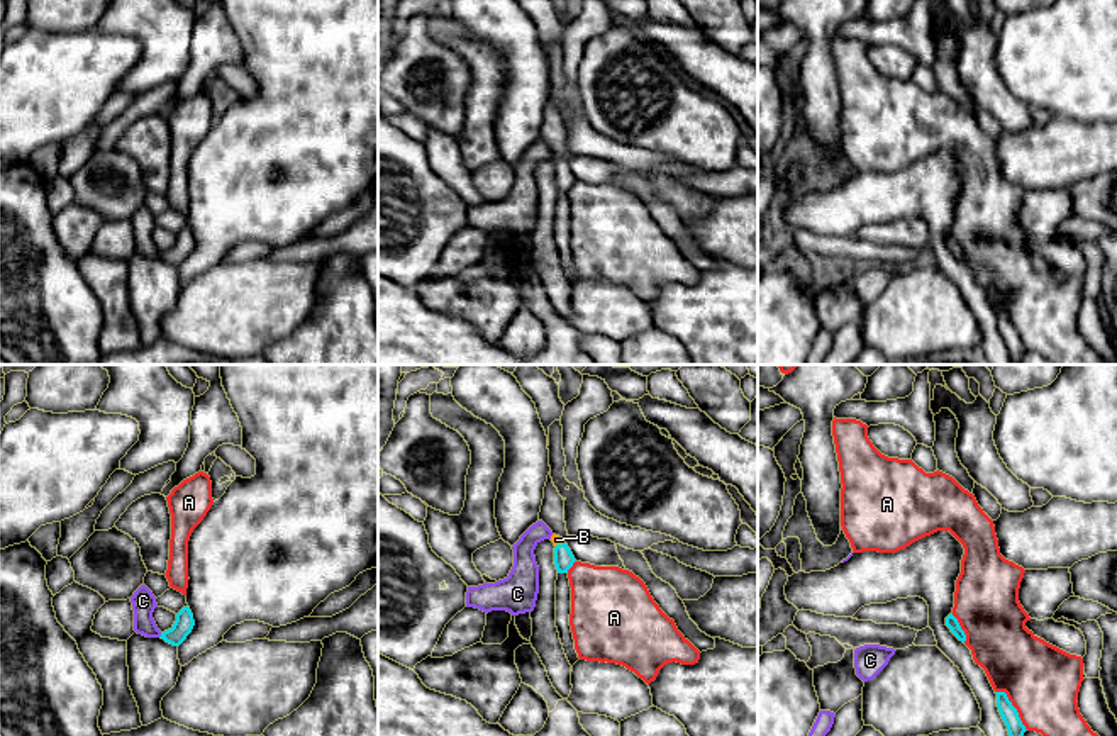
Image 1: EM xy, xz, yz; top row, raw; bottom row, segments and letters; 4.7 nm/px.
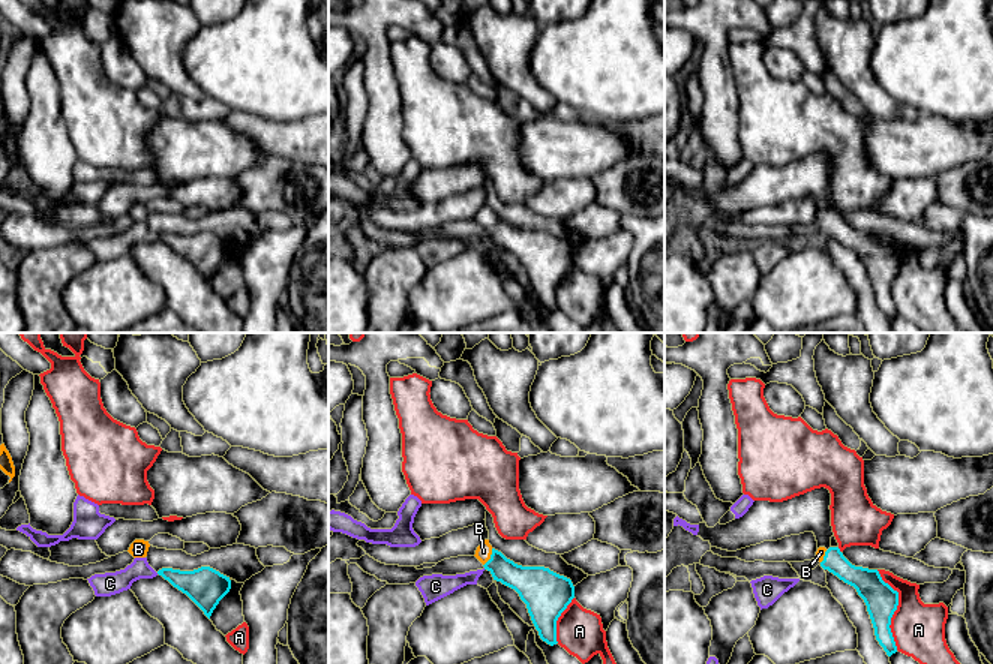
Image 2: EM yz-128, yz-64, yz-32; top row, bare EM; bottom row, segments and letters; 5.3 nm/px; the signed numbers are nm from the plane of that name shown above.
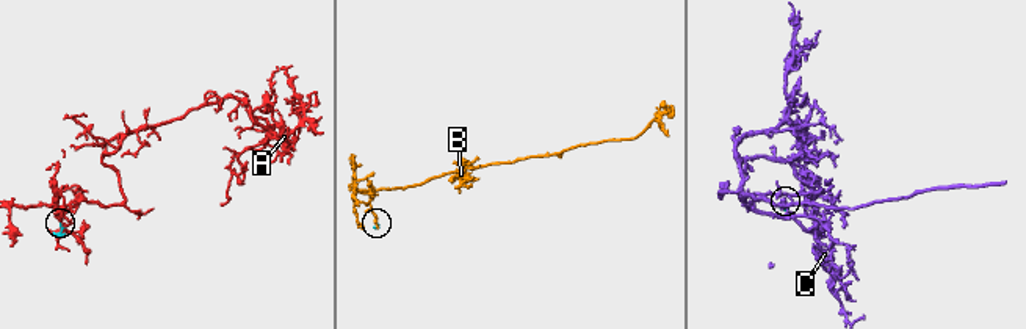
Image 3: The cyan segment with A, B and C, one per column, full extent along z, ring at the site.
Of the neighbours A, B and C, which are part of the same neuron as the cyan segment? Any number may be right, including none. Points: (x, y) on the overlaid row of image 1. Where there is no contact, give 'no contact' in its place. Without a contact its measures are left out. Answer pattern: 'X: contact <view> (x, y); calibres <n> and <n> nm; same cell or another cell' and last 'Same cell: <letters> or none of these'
A: contact yz (1014, 708); calibres 80 and 360 nm; another cell
B: contact xz (560, 545); calibres 100 and 50 nm; same cell
C: contact xy (161, 635); calibres 90 and 110 nm; another cell
Same cell: B

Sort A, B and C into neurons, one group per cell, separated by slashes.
A / B / C

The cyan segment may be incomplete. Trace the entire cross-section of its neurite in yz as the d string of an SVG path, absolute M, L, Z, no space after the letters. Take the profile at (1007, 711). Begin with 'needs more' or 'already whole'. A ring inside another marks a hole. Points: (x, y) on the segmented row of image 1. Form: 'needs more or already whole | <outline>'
already whole | M995 692L997 694L997 707L998 712L1007 726L1009 736L1024 736L1027 731L1022 724L1017 709L1012 705L1005 692Z

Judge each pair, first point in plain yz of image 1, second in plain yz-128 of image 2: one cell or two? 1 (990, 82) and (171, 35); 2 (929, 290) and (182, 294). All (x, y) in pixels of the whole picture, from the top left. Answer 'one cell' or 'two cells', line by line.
1: one cell
2: two cells

